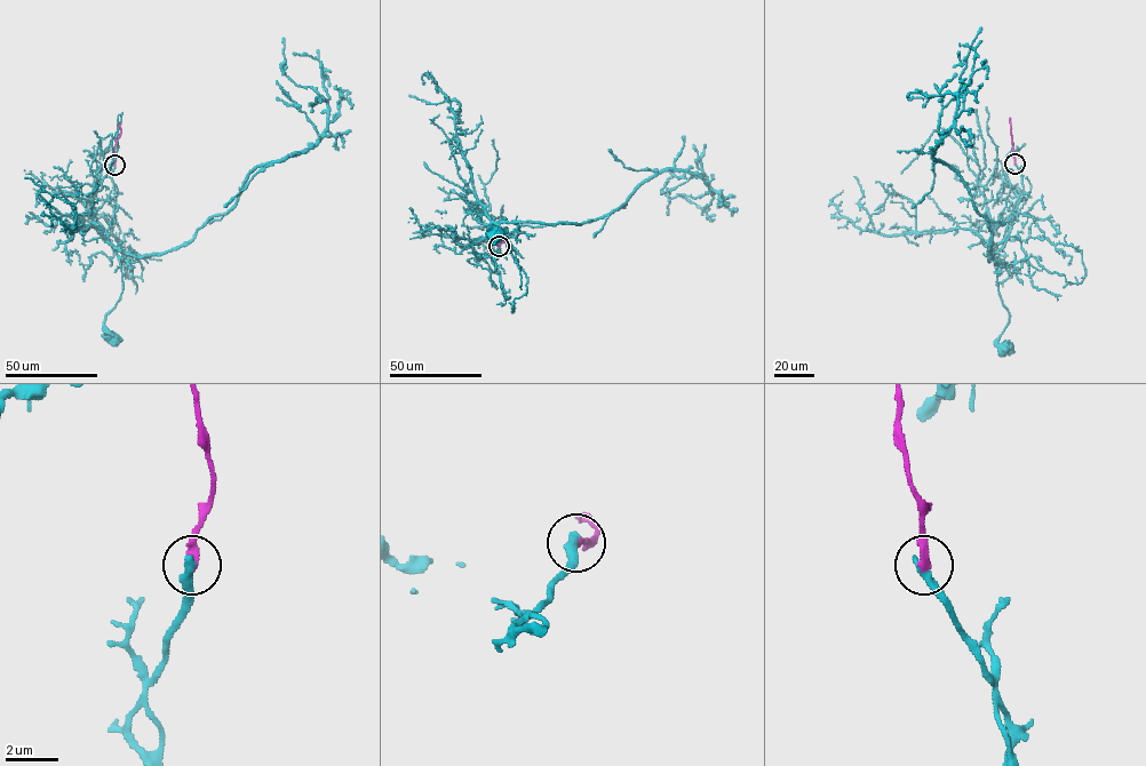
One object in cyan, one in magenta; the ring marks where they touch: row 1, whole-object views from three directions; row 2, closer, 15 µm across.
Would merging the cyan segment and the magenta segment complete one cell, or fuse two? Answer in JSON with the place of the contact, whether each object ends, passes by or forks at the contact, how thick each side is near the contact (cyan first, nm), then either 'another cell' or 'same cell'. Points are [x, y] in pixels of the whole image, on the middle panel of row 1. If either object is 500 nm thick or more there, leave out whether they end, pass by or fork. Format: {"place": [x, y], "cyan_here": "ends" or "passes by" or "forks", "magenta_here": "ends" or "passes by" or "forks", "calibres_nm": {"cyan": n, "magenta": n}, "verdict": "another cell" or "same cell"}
{"place": [499, 246], "cyan_here": "ends", "magenta_here": "ends", "calibres_nm": {"cyan": 360, "magenta": 320}, "verdict": "same cell"}

